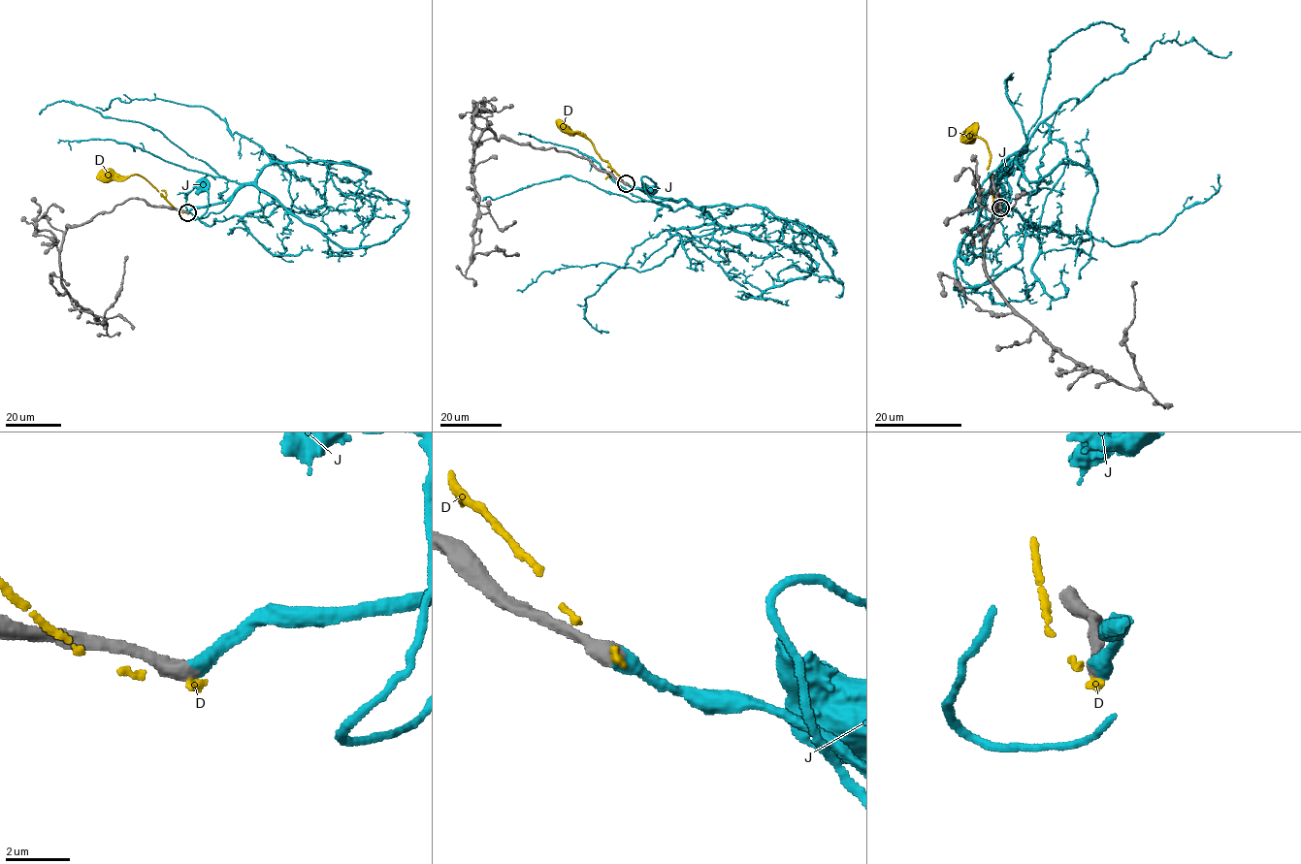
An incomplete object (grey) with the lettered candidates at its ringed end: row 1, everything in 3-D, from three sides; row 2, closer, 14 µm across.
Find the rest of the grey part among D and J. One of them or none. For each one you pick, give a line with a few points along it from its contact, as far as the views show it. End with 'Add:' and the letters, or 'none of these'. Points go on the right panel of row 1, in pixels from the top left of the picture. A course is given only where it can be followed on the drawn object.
J: course (1001, 208), (1003, 195), (1001, 206), (1009, 215), (993, 218), (980, 212), (990, 181), (1007, 169)
Add: J

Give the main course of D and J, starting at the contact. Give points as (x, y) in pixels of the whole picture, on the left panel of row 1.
D: (187, 212), (178, 209), (138, 175), (103, 176)
J: (187, 211), (194, 208), (230, 202), (220, 211), (200, 217), (208, 203), (209, 194), (203, 185)

